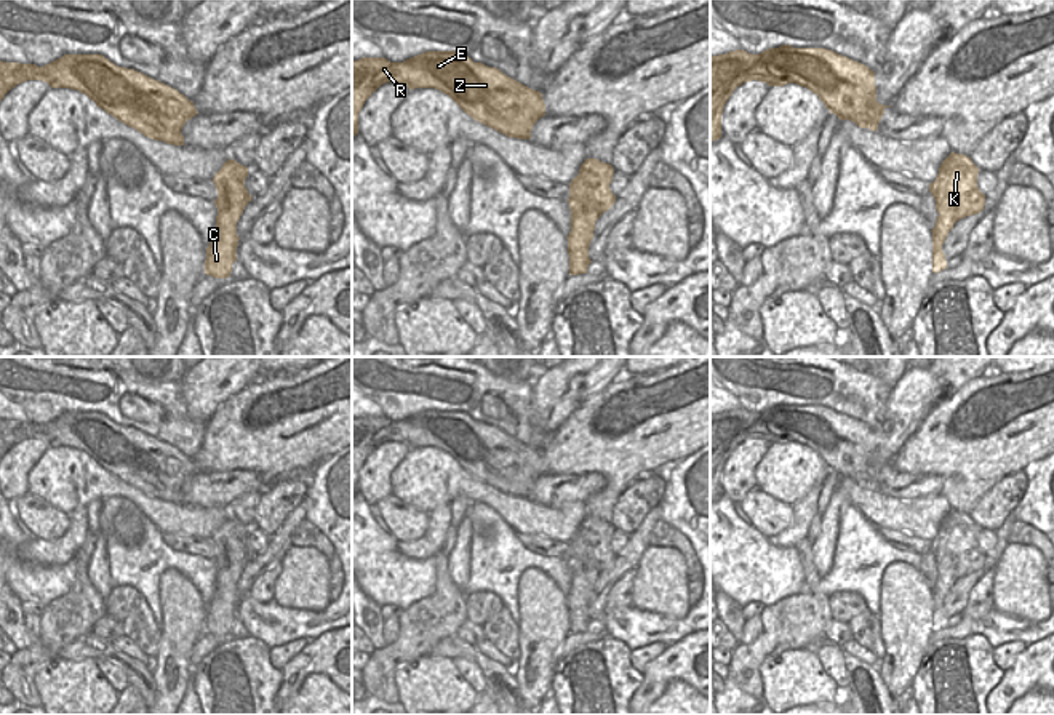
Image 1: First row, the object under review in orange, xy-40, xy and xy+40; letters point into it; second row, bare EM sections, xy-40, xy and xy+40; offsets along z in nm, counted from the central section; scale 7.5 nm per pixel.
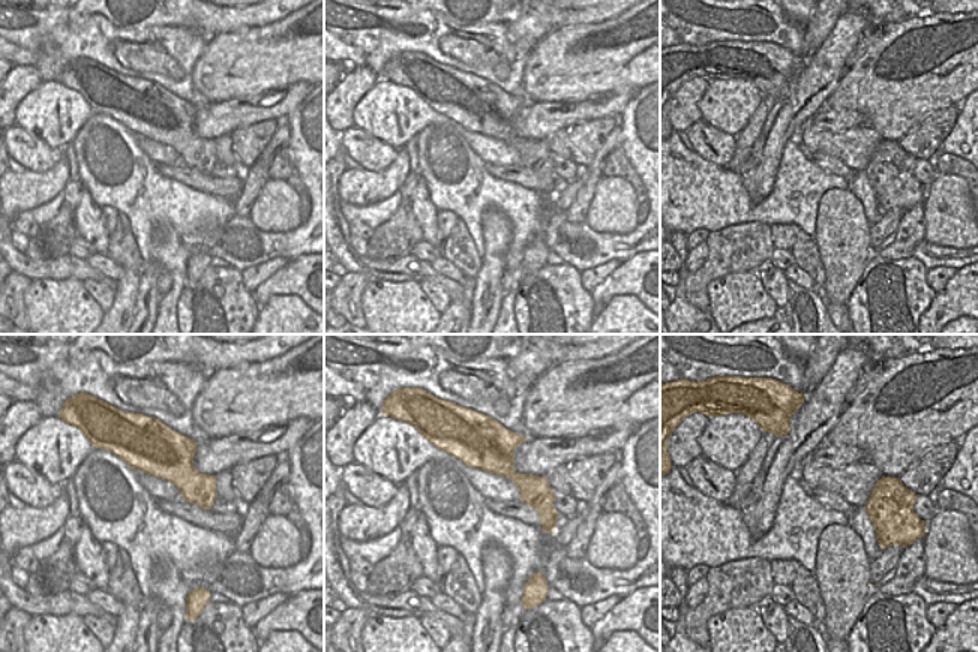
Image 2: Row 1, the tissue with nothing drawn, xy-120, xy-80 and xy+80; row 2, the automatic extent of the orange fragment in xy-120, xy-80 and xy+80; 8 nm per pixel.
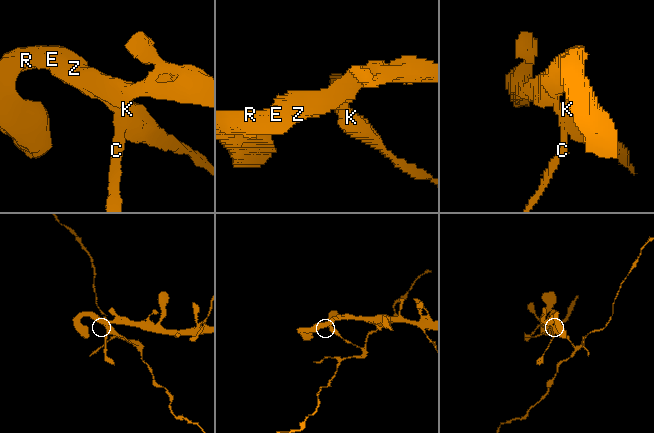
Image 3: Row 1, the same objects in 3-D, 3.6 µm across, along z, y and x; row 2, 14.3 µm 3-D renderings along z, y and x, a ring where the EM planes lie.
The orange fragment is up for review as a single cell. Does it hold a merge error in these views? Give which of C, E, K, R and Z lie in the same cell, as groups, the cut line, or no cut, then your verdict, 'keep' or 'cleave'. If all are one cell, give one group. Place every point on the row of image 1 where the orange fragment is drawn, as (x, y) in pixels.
C E R Z / K; cut in xy+40 along (934, 181), (946, 187), (952, 202), (952, 215), (957, 219); cleave

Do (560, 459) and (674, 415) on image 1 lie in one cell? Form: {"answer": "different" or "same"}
{"answer": "same"}

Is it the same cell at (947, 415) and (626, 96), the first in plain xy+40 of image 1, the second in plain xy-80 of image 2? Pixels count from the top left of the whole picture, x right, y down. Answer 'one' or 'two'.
two

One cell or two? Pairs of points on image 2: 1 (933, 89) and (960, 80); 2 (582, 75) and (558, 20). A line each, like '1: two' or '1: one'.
1: one
2: two

